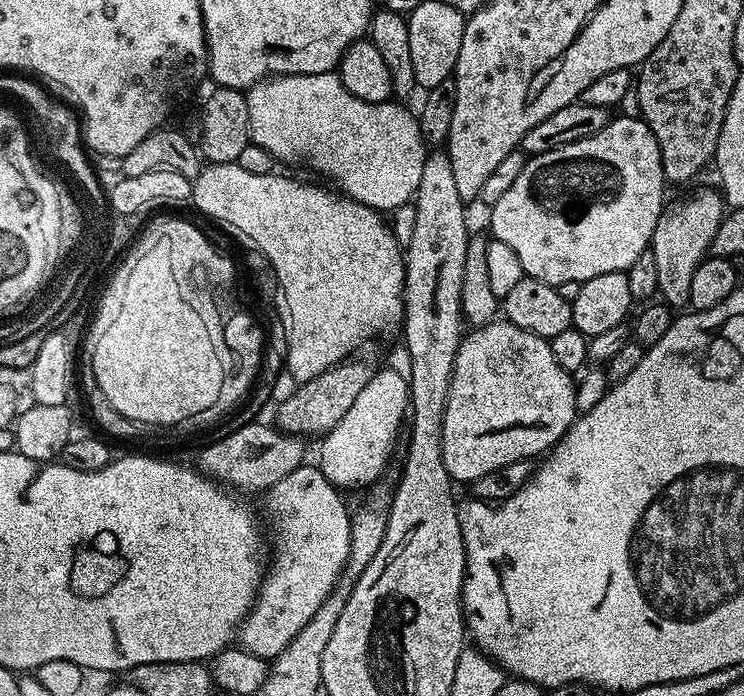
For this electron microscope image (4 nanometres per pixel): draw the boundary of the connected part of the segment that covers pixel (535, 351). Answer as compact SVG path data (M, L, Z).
M497 318L491 324L482 325L481 328L472 328L469 333L469 336L467 333L461 339L458 354L454 358L452 381L450 382L444 421L442 422L442 458L446 462L446 470L452 475L453 481L456 482L460 482L460 480L465 480L465 482L477 480L482 478L482 474L490 474L494 470L502 470L506 466L510 466L510 462L543 457L545 453L556 447L558 441L563 440L578 415L573 373L562 370L562 366L558 366L557 360L554 359L554 350L550 350L548 341L538 334L530 334L530 330L522 330L518 326L514 326L510 321L503 318Z

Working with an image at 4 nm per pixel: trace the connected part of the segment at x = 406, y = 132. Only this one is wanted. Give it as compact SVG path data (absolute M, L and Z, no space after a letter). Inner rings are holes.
M336 72L265 78L247 89L246 95L251 143L269 152L274 159L285 160L288 164L305 164L337 180L341 186L339 189L349 200L366 204L381 214L392 214L396 208L415 197L426 155L426 141L420 133L420 122L415 111L396 104L400 102L362 102L362 98L354 98L354 94L346 90Z

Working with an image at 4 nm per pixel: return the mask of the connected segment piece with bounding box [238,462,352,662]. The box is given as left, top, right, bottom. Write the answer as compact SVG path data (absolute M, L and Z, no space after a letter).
M305 462L298 470L290 470L290 474L286 474L282 482L268 489L263 497L268 520L272 523L270 548L276 553L273 556L271 553L264 580L260 583L260 593L256 595L256 601L253 602L248 617L240 625L238 640L247 652L269 662L275 660L278 654L282 654L282 650L286 650L286 646L294 642L294 636L310 622L310 618L318 614L322 602L326 602L326 598L339 584L350 554L350 509L344 505L337 486L326 479L319 467L312 465L311 468L310 464Z

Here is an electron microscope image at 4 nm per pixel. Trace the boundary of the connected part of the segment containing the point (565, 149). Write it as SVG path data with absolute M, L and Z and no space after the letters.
M616 118L609 119L607 128L598 130L597 136L582 138L577 144L567 144L562 146L559 152L547 152L541 156L529 159L522 174L502 200L499 200L494 206L496 212L496 232L495 239L504 240L514 254L518 254L518 262L522 262L522 270L525 276L532 276L535 280L551 283L561 280L585 281L590 278L598 278L598 274L607 272L627 272L628 267L641 256L642 253L649 251L650 241L654 234L656 217L664 209L666 197L664 197L664 188L666 181L664 179L664 167L662 166L662 154L656 150L656 140L654 134L648 130L648 123L642 118Z

